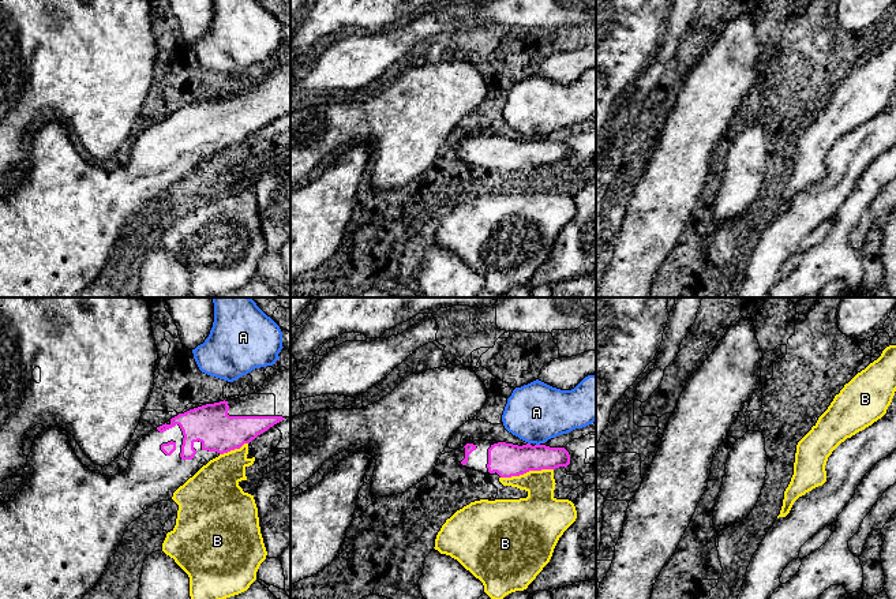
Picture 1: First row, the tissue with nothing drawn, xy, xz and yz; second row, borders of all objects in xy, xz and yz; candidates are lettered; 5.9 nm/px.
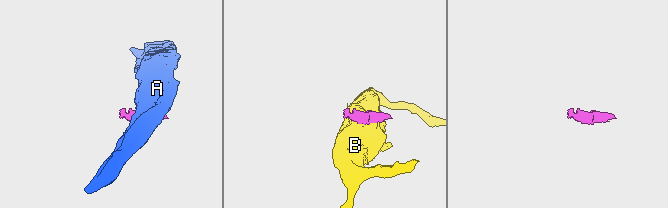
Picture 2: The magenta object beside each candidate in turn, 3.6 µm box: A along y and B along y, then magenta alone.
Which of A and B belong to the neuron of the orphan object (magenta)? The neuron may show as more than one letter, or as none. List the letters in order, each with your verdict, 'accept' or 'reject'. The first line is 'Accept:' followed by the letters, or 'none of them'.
Accept: none of them
A: reject
B: reject

